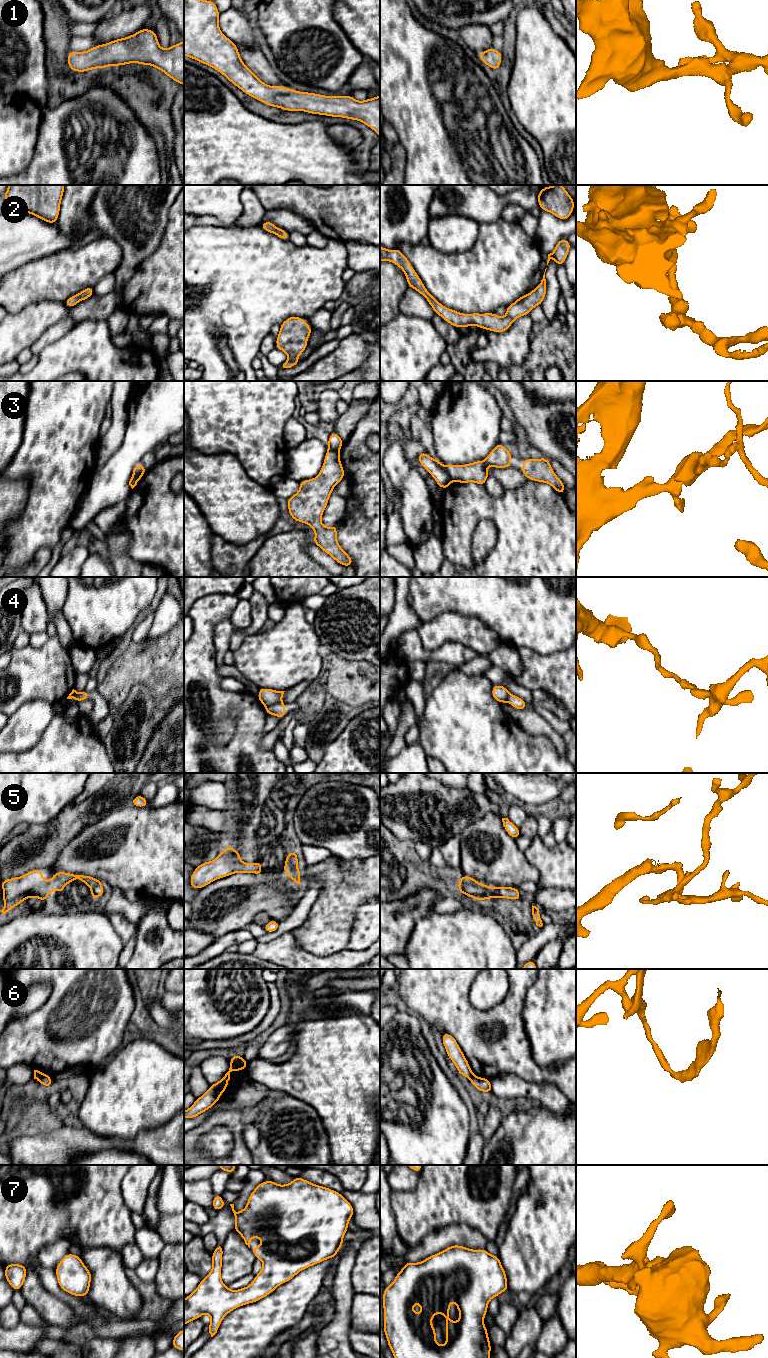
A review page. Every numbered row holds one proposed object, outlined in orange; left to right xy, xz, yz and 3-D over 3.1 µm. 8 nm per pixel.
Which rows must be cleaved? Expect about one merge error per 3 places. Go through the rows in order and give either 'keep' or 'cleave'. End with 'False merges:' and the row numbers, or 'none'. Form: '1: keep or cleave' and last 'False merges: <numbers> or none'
1: keep
2: keep
3: cleave
4: cleave
5: cleave
6: cleave
7: keep
False merges: 3, 4, 5, 6

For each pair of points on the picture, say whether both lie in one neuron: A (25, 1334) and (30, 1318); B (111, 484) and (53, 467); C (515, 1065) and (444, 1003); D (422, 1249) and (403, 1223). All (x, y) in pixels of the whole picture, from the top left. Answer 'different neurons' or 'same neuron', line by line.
A: different neurons
B: different neurons
C: same neuron
D: different neurons

